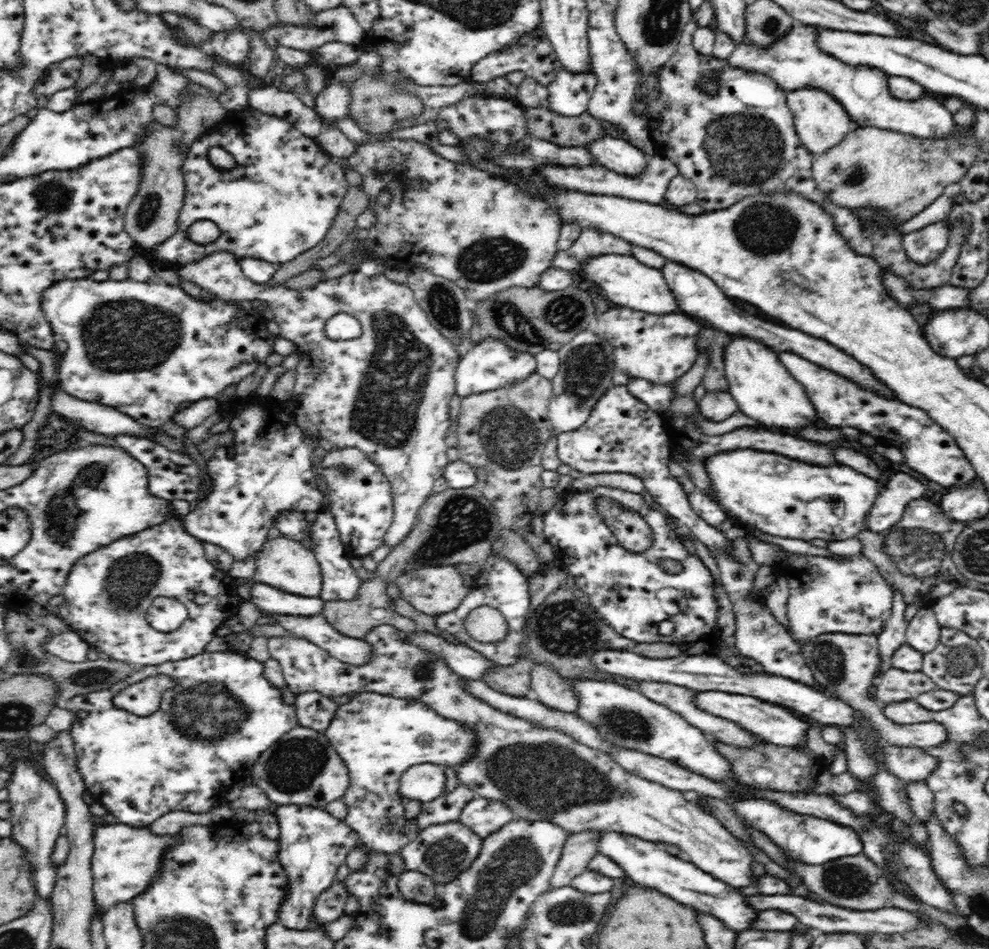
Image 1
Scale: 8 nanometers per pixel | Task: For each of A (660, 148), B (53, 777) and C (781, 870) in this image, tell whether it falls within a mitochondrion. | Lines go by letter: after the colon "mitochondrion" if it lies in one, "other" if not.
A: other
B: other
C: other

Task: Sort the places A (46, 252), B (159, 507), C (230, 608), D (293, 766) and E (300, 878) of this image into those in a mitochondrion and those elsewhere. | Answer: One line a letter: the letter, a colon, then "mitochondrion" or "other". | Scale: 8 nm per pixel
A: other
B: other
C: other
D: mitochondrion
E: mitochondrion

